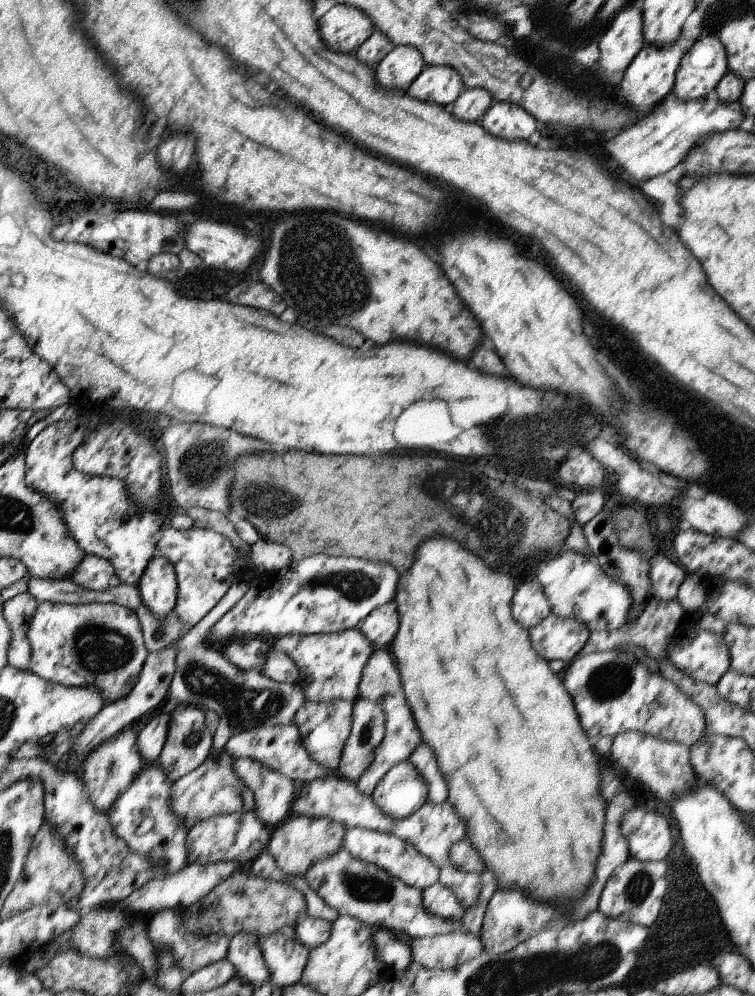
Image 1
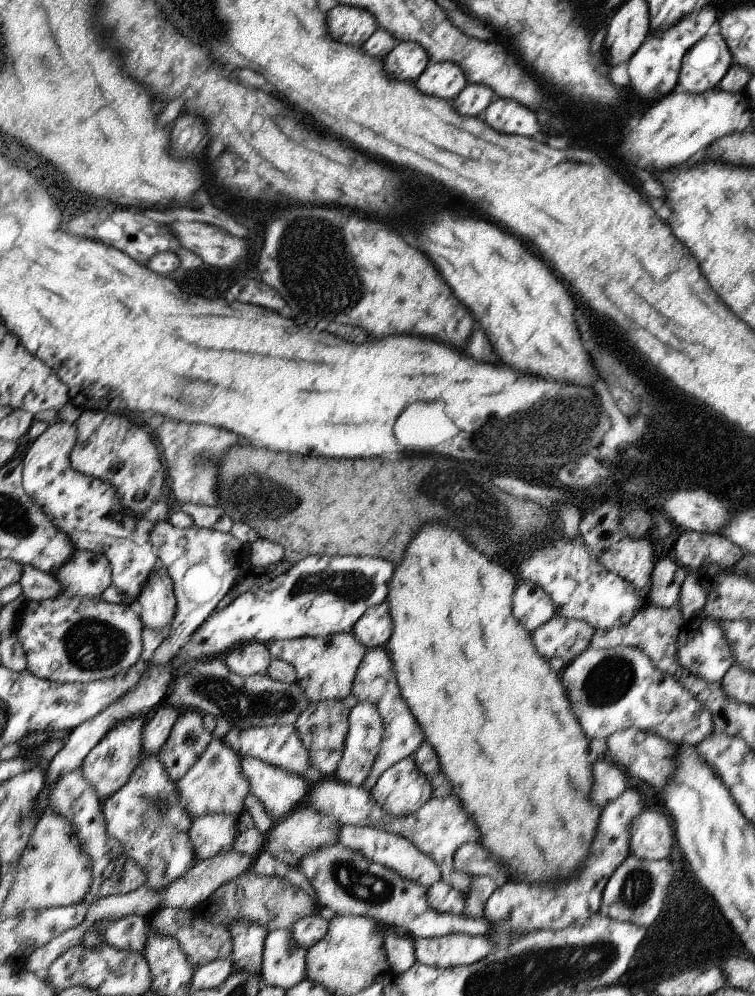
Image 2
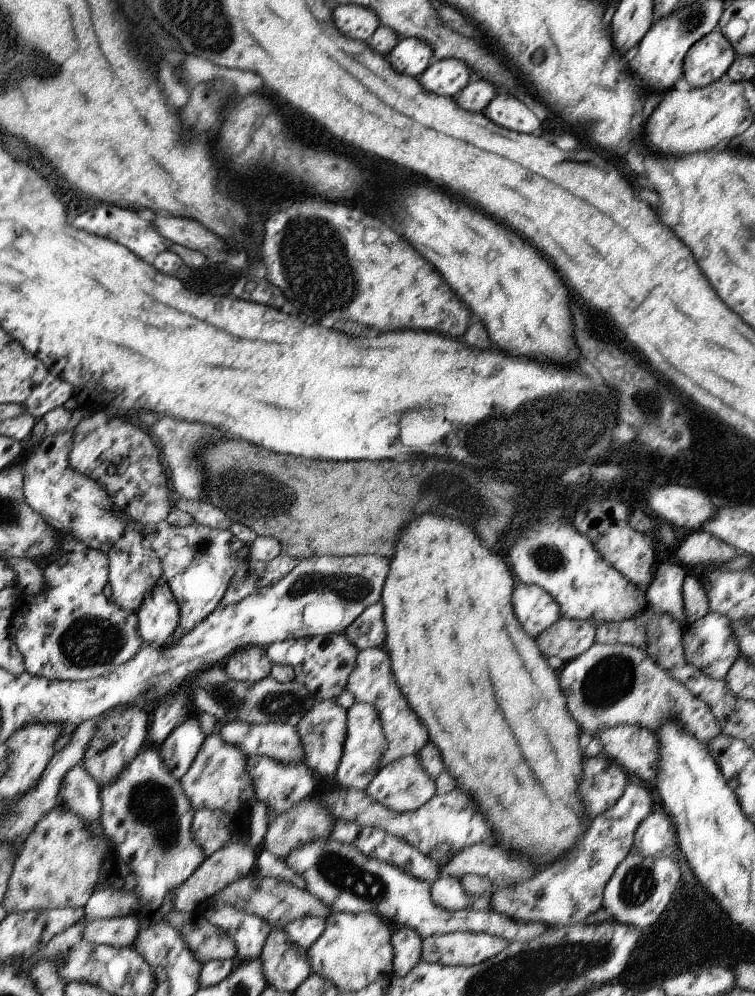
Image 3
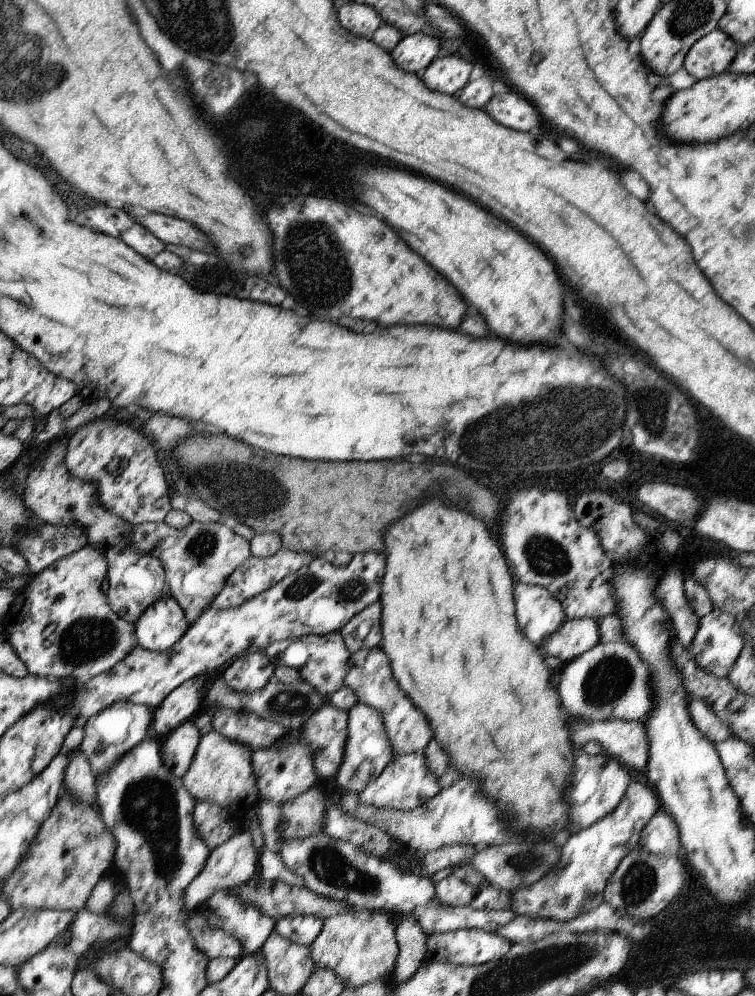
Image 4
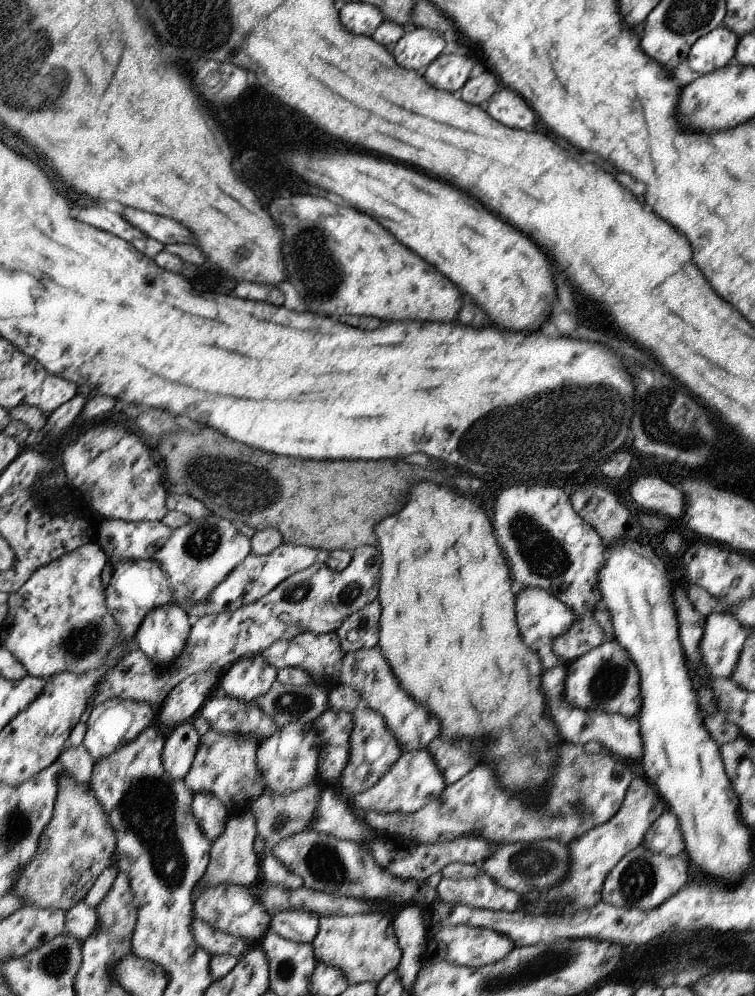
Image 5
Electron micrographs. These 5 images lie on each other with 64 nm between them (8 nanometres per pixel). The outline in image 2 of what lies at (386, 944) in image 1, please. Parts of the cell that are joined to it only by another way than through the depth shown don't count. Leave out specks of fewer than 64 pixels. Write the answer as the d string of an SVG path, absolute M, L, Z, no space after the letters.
M392 928L386 930L384 934L384 952L388 966L394 974L399 974L410 970L416 960L415 939L410 935L400 936Z

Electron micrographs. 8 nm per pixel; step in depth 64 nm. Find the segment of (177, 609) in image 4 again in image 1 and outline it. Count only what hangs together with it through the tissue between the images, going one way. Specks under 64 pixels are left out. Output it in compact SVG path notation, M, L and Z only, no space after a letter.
M156 553L138 583L142 604L158 618L166 619L177 606L177 568Z

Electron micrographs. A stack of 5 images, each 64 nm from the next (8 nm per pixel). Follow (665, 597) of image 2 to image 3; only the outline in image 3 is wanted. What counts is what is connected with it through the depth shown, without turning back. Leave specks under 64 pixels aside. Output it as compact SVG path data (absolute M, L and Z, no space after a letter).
M657 564L653 574L651 584L644 591L648 607L668 612L682 627L684 634L690 624L687 622L683 600L683 585L687 574L682 564Z

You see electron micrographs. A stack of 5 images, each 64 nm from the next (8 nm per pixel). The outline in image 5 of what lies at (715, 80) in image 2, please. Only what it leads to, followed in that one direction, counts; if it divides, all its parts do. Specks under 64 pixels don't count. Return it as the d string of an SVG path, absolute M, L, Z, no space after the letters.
M721 25L692 46L688 56L690 68L702 75L725 68L735 56L738 44L739 37Z

